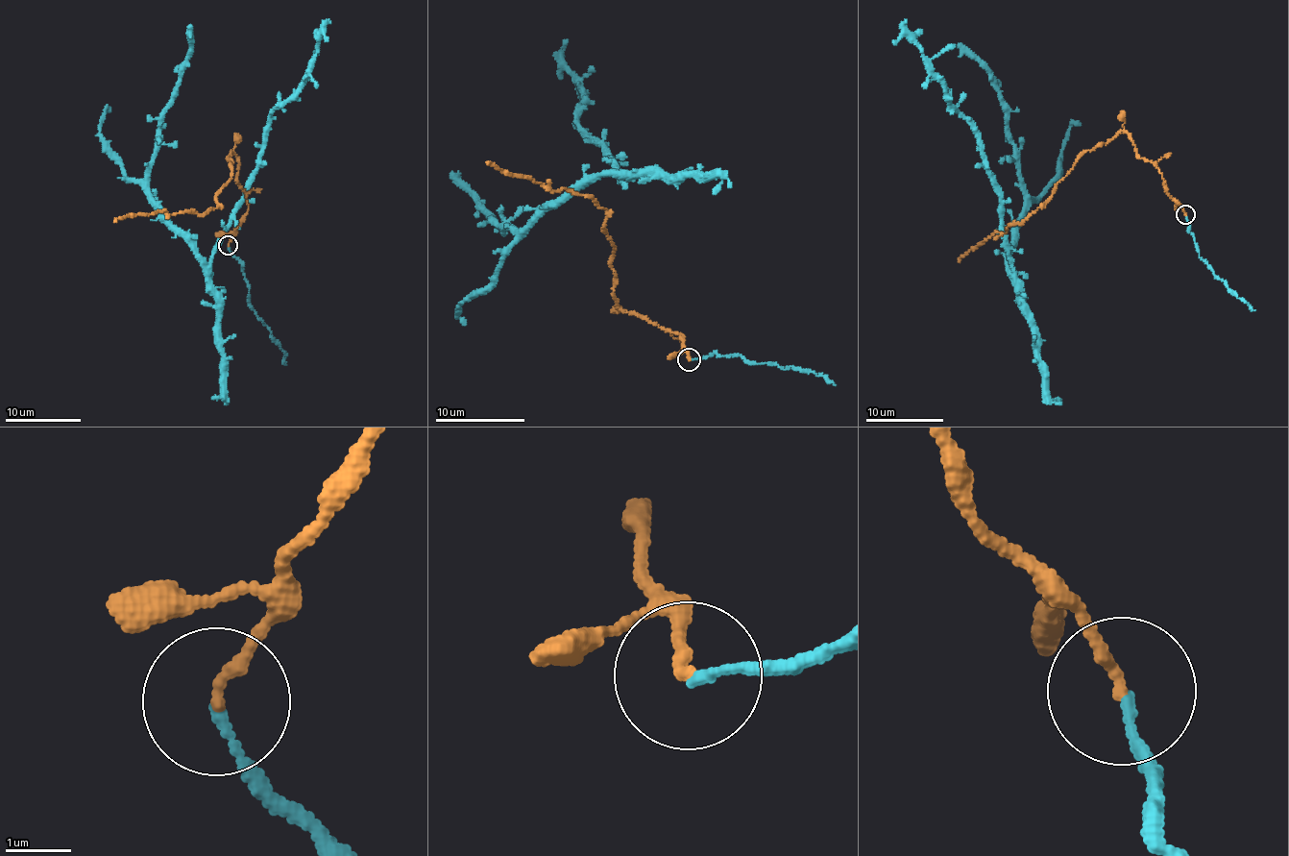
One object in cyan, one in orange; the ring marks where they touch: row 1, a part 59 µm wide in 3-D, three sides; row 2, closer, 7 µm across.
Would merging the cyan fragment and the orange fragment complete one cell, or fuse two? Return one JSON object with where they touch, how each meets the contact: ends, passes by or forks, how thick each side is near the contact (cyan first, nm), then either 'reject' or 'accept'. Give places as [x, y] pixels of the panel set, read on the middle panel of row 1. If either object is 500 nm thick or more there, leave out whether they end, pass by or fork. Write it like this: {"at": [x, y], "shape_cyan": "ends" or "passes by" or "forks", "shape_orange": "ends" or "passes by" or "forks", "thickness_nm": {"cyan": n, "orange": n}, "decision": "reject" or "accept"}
{"at": [689, 359], "shape_cyan": "ends", "shape_orange": "ends", "thickness_nm": {"cyan": 130, "orange": 170}, "decision": "accept"}

